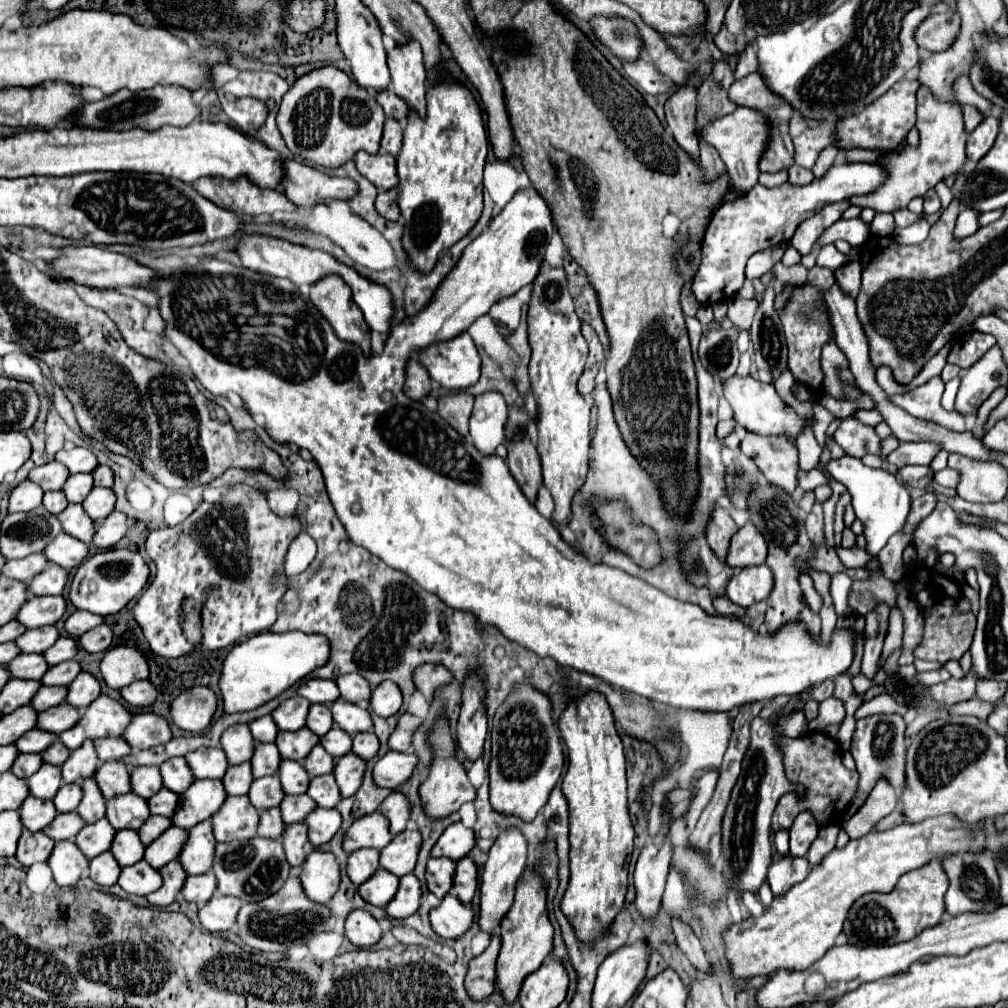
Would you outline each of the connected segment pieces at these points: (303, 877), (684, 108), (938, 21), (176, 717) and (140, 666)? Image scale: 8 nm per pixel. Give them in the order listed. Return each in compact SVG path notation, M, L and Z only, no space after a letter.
M313 851L299 871L301 887L311 901L327 903L339 887L339 865L331 853Z
M679 87L665 103L667 125L681 149L691 155L693 161L699 161L699 147L695 137L695 95L693 87Z
M951 11L933 13L919 25L919 29L915 31L915 39L919 47L925 51L945 51L957 39L961 31L959 25L961 25L959 13L953 15Z
M193 687L179 693L171 701L169 717L179 729L191 733L203 733L211 723L211 717L217 709L217 697L207 687Z
M113 647L101 659L101 675L107 687L121 689L133 681L147 679L149 667L145 657L131 647Z

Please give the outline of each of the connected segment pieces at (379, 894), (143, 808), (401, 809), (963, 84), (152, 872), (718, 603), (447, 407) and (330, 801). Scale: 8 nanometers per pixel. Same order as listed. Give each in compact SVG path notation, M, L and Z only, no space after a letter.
M377 869L377 873L373 873L373 877L369 877L369 881L365 881L363 885L357 887L357 891L361 893L361 897L377 907L383 907L391 901L391 897L397 893L397 881L399 877L395 877L393 873L385 871L385 869Z
M125 793L107 799L105 817L113 829L139 829L151 815L147 801L135 793Z
M393 791L381 805L379 805L379 813L385 813L385 819L389 821L389 831L393 835L401 833L407 825L407 819L409 819L409 801Z
M961 77L961 79L955 83L953 89L955 89L955 95L957 95L957 99L959 99L961 103L969 103L969 105L973 105L975 109L979 109L979 113L981 113L983 117L987 117L989 101L985 101L981 95L975 93L975 89L971 87L971 83L969 83L967 77Z
M139 861L137 865L121 869L121 875L119 875L117 883L127 893L147 895L147 893L161 887L161 875L159 875L157 869L149 867L145 861Z
M725 595L713 597L713 607L715 607L715 611L719 615L727 615L727 617L743 617L745 615L745 609L737 607L735 603L731 603Z
M453 393L439 399L439 415L463 437L469 435L469 417L473 411L475 397L467 393Z
M329 773L329 775L321 775L321 777L313 777L311 783L309 783L309 789L307 789L307 795L319 805L319 807L335 807L339 801L341 801L341 795L339 795L339 787L335 783L335 777Z

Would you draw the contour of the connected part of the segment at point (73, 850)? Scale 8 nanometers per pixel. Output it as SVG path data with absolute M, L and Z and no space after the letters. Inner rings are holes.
M57 841L53 853L47 859L47 865L59 887L73 887L79 881L81 873L87 869L89 859L73 841Z

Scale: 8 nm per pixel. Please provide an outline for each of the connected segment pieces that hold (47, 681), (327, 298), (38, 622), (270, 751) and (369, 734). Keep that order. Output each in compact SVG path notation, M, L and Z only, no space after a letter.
M65 661L65 663L59 663L59 665L53 665L47 669L47 673L41 677L41 683L43 685L49 685L49 687L61 687L61 685L69 685L73 681L73 677L77 677L77 673L81 671L79 663L77 661Z
M337 275L323 277L317 281L317 285L311 285L309 289L311 303L321 309L321 313L327 317L327 321L333 325L335 333L343 341L353 341L363 347L365 353L369 353L369 333L365 319L361 317L361 309L353 305L351 289L341 281Z
M31 597L21 605L17 611L15 621L19 621L27 629L53 625L65 613L65 599L63 597Z
M257 743L253 757L251 757L251 769L253 769L253 777L265 777L265 775L273 775L279 767L279 751L275 747L275 743Z
M365 731L365 733L357 733L353 735L353 747L351 753L355 753L361 759L371 759L375 753L379 751L379 741L375 737L373 731Z

